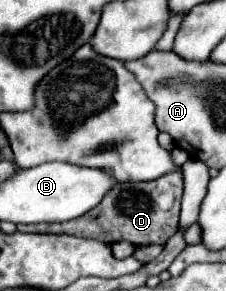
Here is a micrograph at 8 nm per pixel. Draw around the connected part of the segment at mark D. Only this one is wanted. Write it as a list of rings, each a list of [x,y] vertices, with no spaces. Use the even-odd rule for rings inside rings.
[[[174,170],[168,172],[156,180],[150,182],[120,182],[112,190],[106,192],[102,202],[86,212],[84,216],[76,220],[68,220],[62,224],[20,224],[18,230],[22,232],[54,232],[54,234],[76,234],[84,238],[96,238],[100,242],[130,242],[134,246],[148,246],[148,244],[160,244],[164,246],[172,234],[178,232],[178,208],[180,208],[180,196],[182,196],[182,172]],[[164,192],[172,194],[170,208],[160,206],[160,198]]]

